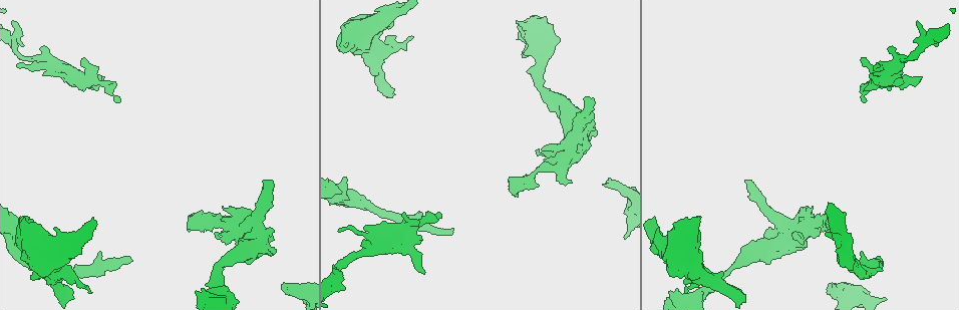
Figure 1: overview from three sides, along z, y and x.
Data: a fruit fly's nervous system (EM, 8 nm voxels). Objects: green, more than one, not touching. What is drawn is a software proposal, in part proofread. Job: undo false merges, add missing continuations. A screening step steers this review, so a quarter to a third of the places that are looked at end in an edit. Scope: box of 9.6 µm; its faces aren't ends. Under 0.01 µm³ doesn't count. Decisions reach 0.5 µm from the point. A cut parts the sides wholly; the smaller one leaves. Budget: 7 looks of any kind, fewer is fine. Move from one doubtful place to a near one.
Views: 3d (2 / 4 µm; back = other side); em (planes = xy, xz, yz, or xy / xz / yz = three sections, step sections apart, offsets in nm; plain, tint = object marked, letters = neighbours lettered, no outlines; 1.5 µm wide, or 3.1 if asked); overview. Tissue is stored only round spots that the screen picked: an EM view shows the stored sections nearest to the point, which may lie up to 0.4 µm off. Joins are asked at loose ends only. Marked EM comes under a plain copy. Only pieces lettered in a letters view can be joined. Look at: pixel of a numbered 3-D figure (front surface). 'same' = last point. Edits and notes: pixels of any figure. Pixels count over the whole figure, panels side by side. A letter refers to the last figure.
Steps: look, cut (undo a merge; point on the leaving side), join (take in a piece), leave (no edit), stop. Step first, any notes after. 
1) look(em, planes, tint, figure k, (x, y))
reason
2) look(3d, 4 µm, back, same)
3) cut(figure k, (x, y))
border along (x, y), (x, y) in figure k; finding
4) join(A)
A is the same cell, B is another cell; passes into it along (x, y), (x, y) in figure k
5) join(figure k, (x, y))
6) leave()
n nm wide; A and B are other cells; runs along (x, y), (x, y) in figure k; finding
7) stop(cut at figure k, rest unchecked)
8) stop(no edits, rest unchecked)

look(em, yz, step 8, tint, figure 1, (910, 58))
calibre changes

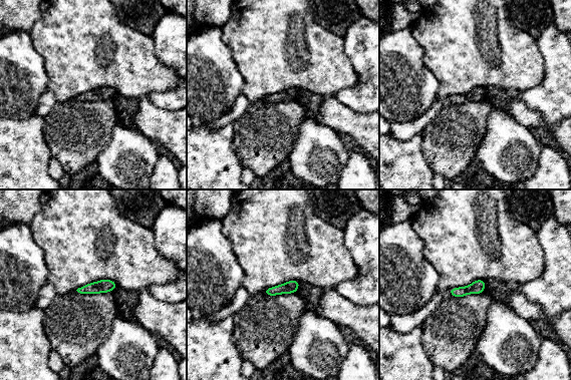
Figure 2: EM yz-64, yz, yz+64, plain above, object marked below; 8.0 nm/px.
look(em, planes, tint, same)

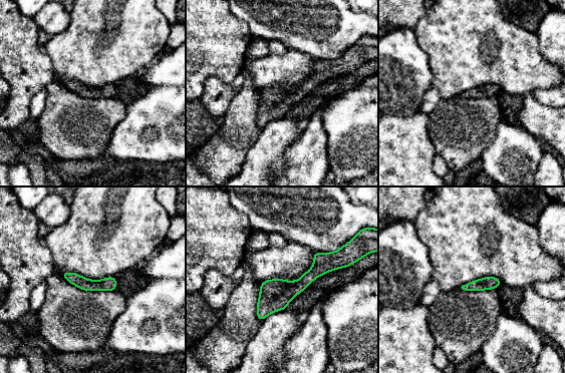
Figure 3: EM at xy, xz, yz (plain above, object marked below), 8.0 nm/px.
look(em, planes, letters, same)
see the neighbours

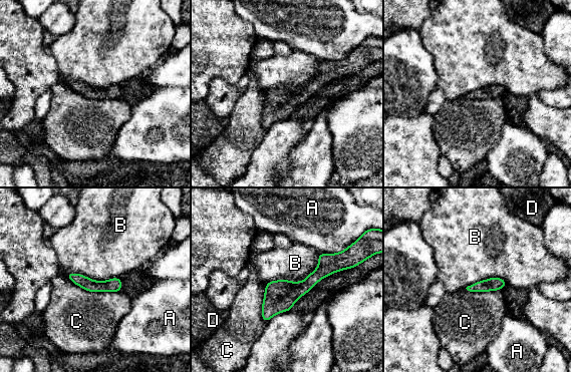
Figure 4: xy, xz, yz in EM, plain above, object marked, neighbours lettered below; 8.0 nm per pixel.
leave()
110 nm wide; A, B, C and D are other cells; border along (321, 253), (301, 281), (267, 283) in figure 4; all the same neuron

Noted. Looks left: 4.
look(em, yz, step 8, letters, figure 1, (439, 213))
thin end

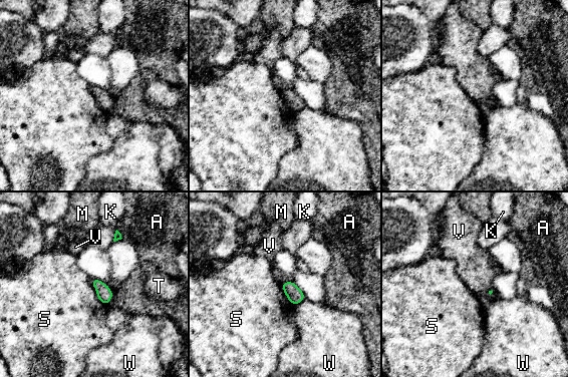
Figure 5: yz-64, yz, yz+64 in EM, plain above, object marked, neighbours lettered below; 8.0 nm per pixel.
look(em, xy, step 4, letters, same)
cut it another way

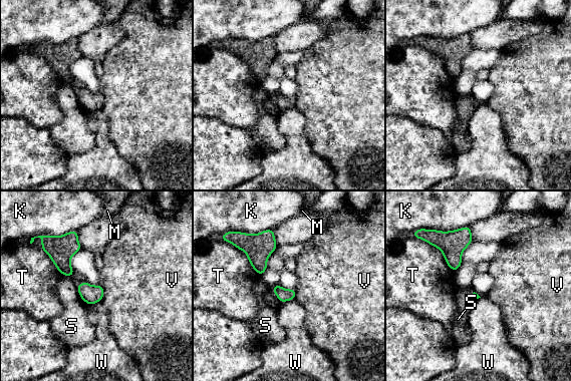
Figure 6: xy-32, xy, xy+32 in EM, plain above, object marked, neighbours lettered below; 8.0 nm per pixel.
leave()
K, M, S, T, V and W are other cells; border along (76, 284), (78, 295), (89, 305) in figure 6; none of them fits

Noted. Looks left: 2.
look(3d, 4 µm, figure 1, (854, 265))
thick turns thin

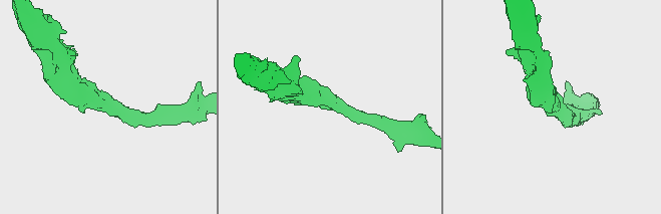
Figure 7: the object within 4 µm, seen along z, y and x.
look(em, planes, letters, figure 7, (551, 102))
shape alone is not enough

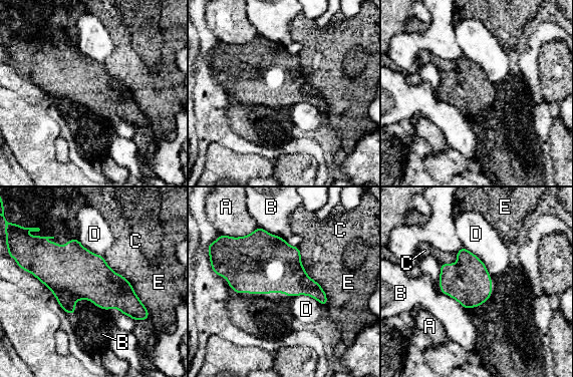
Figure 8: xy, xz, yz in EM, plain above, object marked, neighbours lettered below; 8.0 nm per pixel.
leave()
A, B, C, D and E are other cells; border along (258, 226), (283, 239) in figure 8; all the same neuron

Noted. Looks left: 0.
stop(no edits, rest unchecked)

